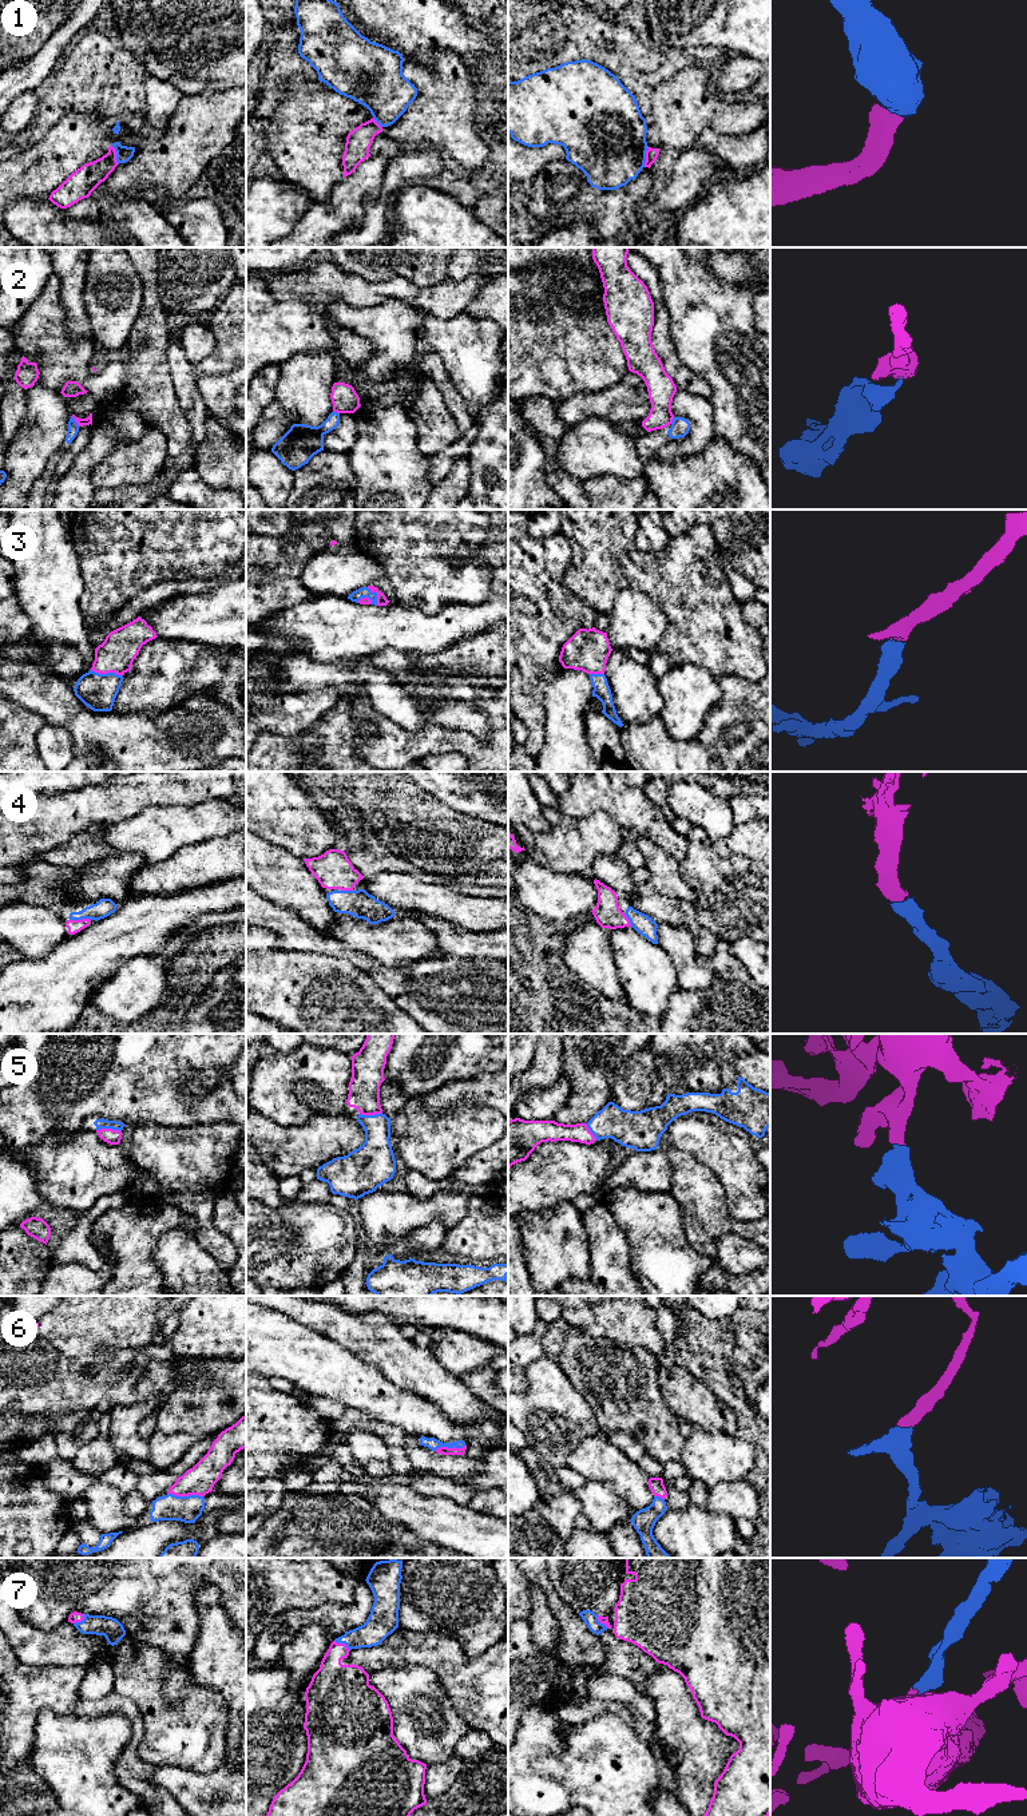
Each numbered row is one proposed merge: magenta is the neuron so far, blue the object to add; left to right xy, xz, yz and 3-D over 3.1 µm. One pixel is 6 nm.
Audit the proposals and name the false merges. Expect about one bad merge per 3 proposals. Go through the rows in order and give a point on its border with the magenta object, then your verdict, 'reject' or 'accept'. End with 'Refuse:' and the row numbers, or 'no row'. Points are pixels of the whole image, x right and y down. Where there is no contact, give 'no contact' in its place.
1: contact yz (646, 157); accept
2: contact xy (75, 420); reject
3: contact xy (107, 671); accept
4: contact xy (79, 920); accept
5: contact xy (108, 1129); accept
6: contact xy (185, 1495); accept
7: contact xz (343, 1644); accept
Refuse: 2

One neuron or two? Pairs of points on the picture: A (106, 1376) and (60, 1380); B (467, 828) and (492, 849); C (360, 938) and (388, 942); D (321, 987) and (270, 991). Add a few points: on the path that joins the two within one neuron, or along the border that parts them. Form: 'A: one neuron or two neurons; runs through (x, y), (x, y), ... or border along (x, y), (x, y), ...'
A: one neuron; runs through (95, 1378), (71, 1380)
B: one neuron; runs through (474, 835), (486, 847)
C: one neuron; runs through (367, 938), (381, 940)
D: one neuron; runs through (309, 990), (282, 990)

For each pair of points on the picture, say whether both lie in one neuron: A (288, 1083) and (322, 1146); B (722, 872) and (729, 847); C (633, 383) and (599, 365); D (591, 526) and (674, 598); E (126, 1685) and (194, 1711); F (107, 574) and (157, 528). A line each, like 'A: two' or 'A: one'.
A: two
B: two
C: two
D: one
E: one
F: one

